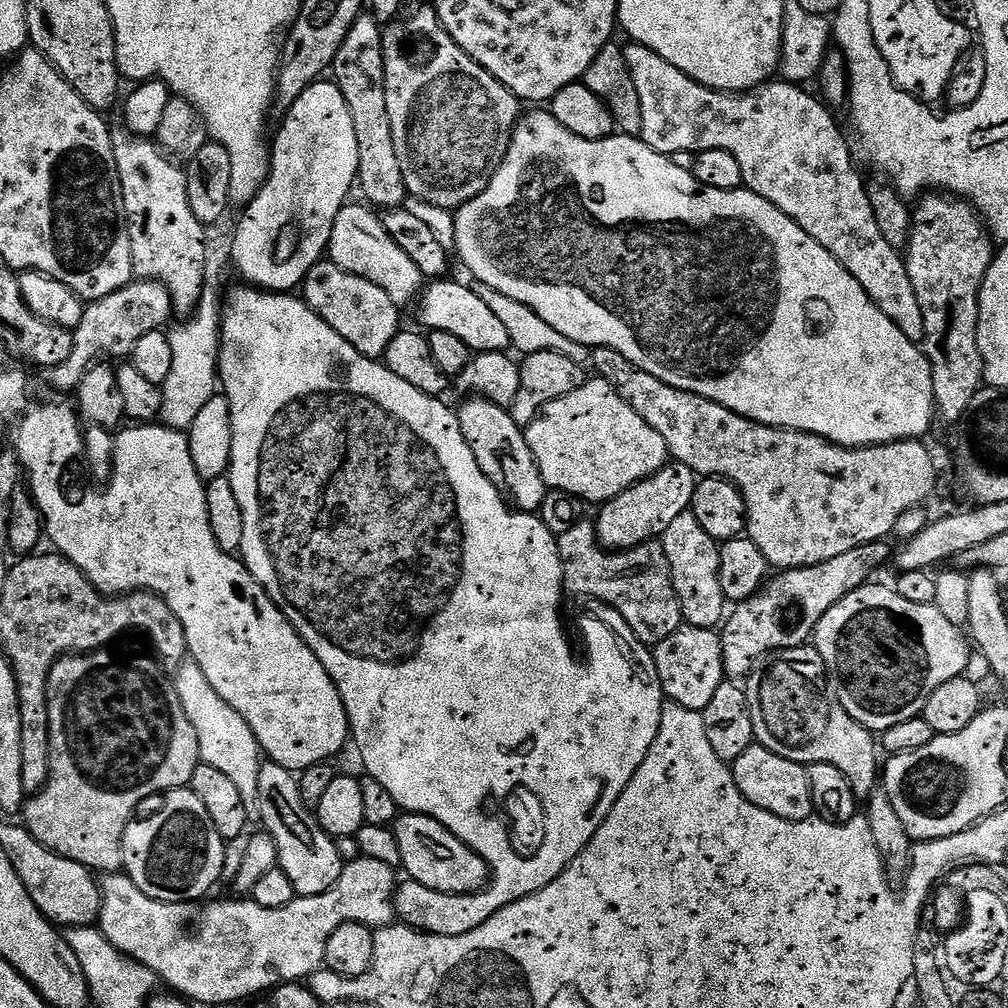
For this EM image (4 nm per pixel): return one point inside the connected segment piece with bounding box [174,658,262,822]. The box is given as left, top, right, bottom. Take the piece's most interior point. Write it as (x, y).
(226, 742)

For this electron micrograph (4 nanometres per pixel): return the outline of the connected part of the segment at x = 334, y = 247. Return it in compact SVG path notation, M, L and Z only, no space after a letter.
M345 204L334 222L327 250L331 263L358 278L374 282L374 286L382 286L382 290L390 294L397 306L405 306L412 299L413 303L422 292L422 277L418 266L414 266L414 262L410 262L410 254L406 254L406 250L402 250L402 246L398 246L398 242L390 238L383 219L371 207L360 204Z

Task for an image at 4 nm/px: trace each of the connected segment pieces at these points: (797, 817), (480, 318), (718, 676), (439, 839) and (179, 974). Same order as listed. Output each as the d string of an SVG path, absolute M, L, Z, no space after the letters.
M754 742L740 757L731 761L730 767L738 790L742 790L746 802L754 802L758 810L770 810L770 814L794 822L813 819L812 783L805 765L778 758L778 754Z
M444 278L439 282L432 282L423 289L419 297L420 320L425 324L423 327L428 330L455 334L466 342L466 346L472 349L473 353L502 352L511 345L510 334L506 334L506 326L502 321L474 294L471 287L465 284L451 284L451 279Z
M681 626L674 634L670 634L670 638L655 645L654 652L654 670L658 674L665 697L686 710L703 713L704 708L710 706L710 700L717 693L718 686L726 680L719 635L710 628Z
M404 814L397 819L394 831L401 851L401 865L413 881L430 890L448 892L450 895L466 895L487 889L490 883L488 863L471 848L467 848L438 820L428 816Z
M361 858L358 862L350 862L344 865L340 880L334 886L324 891L318 896L296 896L294 900L290 901L288 905L284 905L278 909L268 909L266 906L260 906L255 903L252 898L236 898L240 900L220 900L217 904L205 903L204 909L200 912L200 921L196 924L196 929L191 932L192 928L192 904L164 904L160 900L150 898L146 894L142 894L142 890L138 890L138 886L134 886L134 882L123 871L114 872L105 875L99 881L100 894L102 903L100 905L100 919L98 927L101 934L105 936L111 944L124 953L124 955L136 960L138 963L143 964L157 976L161 981L164 980L169 984L173 993L179 994L183 999L189 1002L197 1000L200 1004L236 1004L239 1000L244 1000L247 996L256 996L263 988L274 988L282 983L295 983L306 980L313 973L320 970L324 965L326 944L330 940L330 935L338 930L339 926L346 924L366 924L369 928L375 930L378 928L389 927L394 919L394 897L397 892L398 879L396 880L397 873L383 862L378 862L370 859Z

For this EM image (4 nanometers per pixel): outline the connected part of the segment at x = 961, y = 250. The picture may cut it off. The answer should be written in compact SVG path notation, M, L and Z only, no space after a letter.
M928 194L920 202L914 208L915 224L906 249L906 263L926 322L922 351L932 367L936 407L939 415L954 426L954 418L963 421L969 415L972 400L982 387L984 359L978 346L976 327L980 321L980 287L992 265L994 241L980 213L967 200L951 194Z

